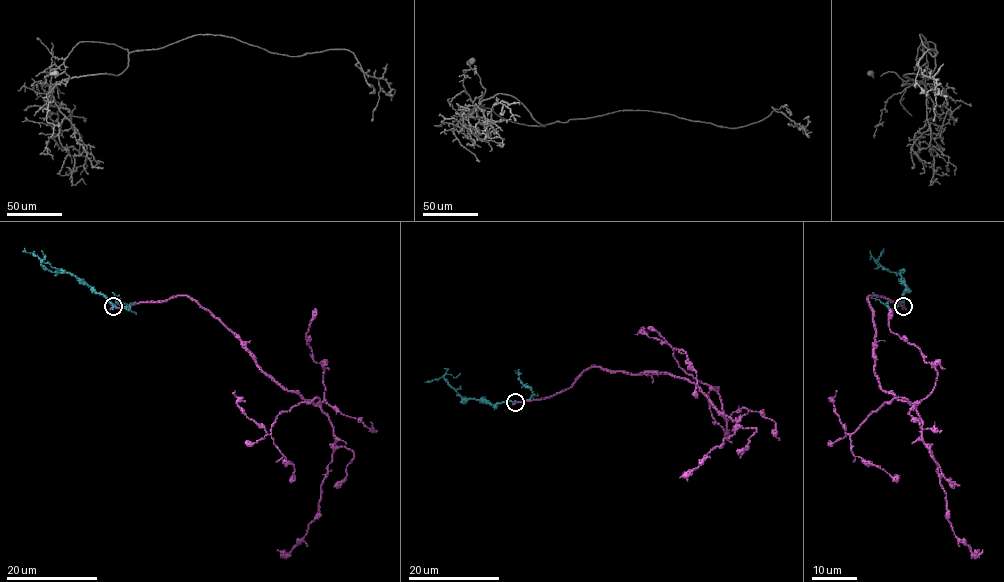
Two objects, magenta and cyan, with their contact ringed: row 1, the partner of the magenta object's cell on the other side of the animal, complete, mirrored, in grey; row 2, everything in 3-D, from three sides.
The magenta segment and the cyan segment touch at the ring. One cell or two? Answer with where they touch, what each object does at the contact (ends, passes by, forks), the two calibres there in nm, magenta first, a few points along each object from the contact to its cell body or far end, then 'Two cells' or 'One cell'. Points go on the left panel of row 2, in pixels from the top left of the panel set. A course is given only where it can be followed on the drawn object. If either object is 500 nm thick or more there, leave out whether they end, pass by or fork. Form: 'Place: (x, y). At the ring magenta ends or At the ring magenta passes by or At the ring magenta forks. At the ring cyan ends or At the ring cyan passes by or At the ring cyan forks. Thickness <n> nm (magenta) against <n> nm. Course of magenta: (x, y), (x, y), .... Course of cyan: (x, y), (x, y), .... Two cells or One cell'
Place: (113, 306). At the ring magenta ends. At the ring cyan passes by. Thickness 380 nm (magenta) against 320 nm. Course of magenta: (113, 306), (195, 299), (264, 372), (328, 417), (335, 450), (318, 515), (288, 553), (277, 549). Course of cyan: (113, 306), (73, 275), (50, 272), (37, 256), (27, 252), (24, 248). Two cells

